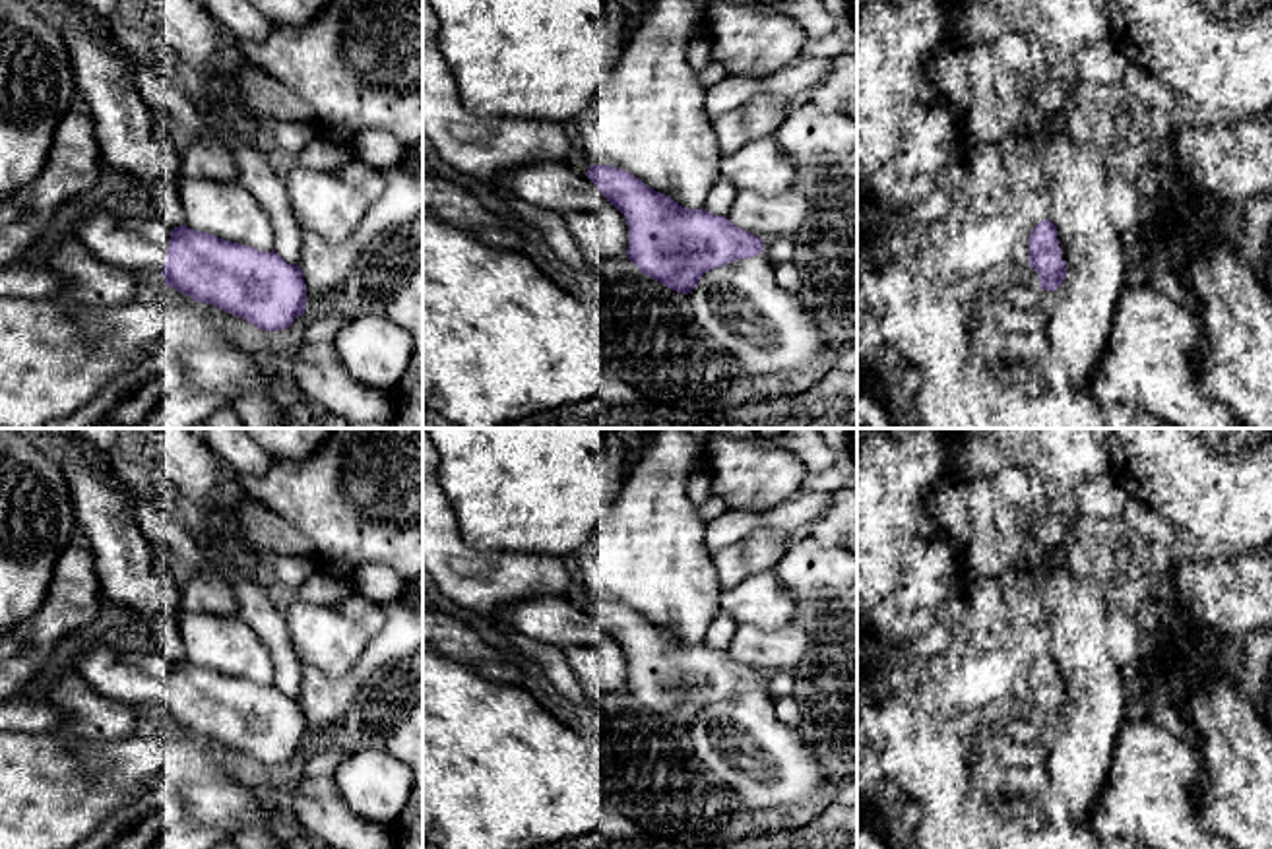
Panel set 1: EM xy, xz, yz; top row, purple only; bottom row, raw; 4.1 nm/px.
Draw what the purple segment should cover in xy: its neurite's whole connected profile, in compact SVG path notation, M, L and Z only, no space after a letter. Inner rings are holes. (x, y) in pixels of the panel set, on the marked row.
M87 205L70 238L81 240L105 262L122 266L138 275L157 273L167 287L196 302L213 304L238 316L262 331L289 328L297 316L304 314L306 283L302 271L299 266L287 264L275 250L260 252L186 225L171 229L151 215L116 217L103 205Z

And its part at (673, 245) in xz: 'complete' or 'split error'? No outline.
split error

